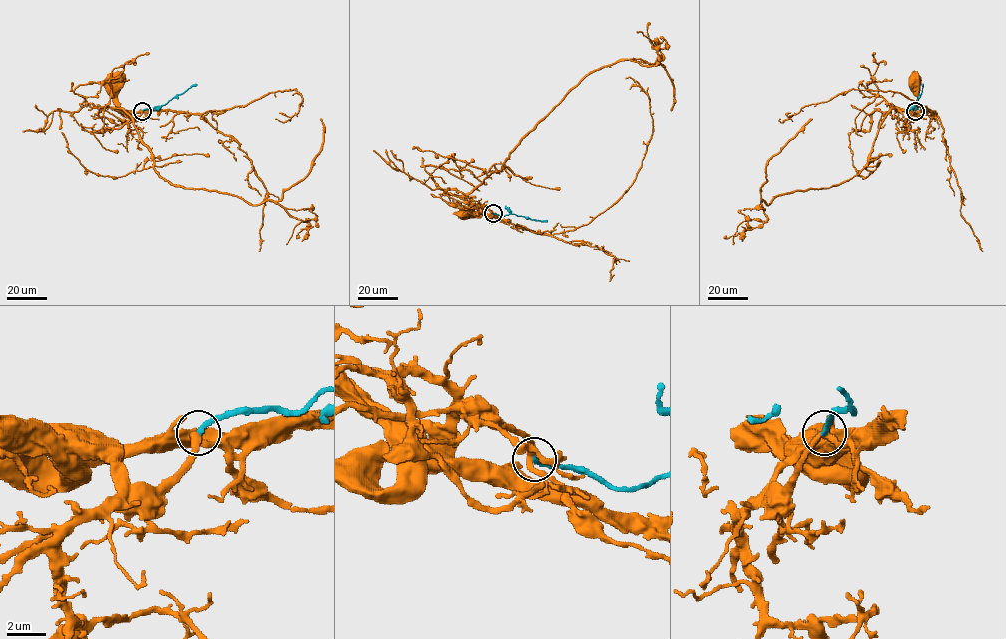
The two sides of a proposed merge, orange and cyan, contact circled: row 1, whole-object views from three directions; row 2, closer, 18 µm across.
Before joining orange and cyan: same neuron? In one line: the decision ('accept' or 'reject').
reject

